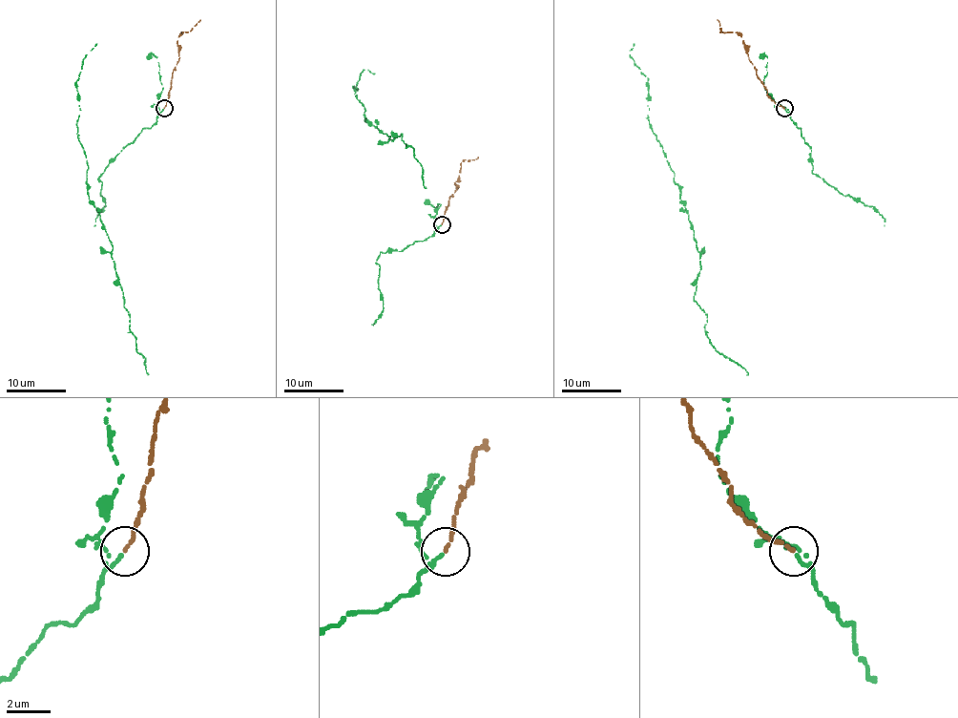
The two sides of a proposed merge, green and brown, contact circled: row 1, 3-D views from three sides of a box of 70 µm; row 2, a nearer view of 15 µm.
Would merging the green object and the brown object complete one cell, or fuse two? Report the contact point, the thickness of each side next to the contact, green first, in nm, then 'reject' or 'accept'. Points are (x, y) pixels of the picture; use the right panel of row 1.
at (784, 108); 200 nm thick on the green side, 170 nm on the other; accept

